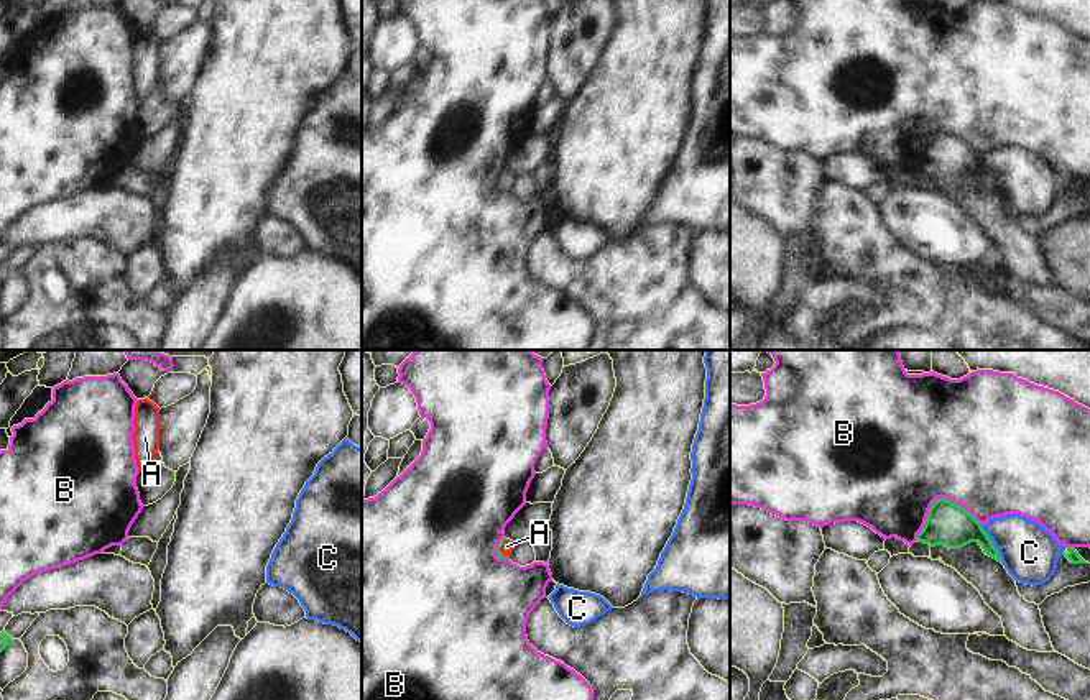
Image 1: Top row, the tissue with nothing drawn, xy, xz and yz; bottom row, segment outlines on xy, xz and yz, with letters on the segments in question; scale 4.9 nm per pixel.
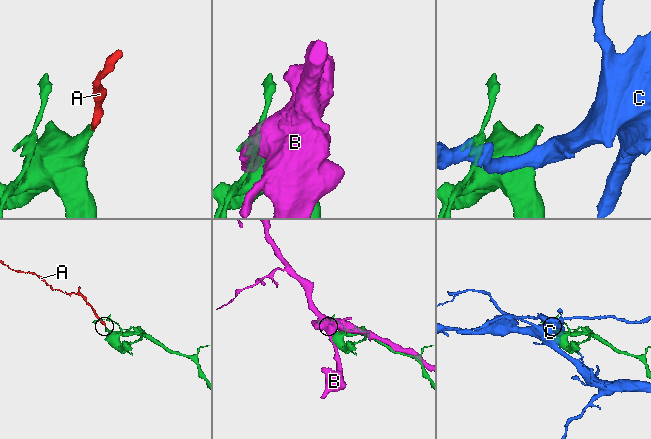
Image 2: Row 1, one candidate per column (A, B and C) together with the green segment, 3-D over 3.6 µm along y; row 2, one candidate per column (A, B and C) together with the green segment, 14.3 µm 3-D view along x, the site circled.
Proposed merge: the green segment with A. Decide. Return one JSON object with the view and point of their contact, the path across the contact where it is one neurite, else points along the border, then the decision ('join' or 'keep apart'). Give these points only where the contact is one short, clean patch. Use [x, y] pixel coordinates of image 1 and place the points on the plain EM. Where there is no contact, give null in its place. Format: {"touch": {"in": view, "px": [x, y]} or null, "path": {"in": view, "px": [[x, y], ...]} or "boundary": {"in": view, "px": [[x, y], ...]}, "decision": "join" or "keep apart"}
{"touch": {"in": "xz", "px": [500, 178]}, "path": {"in": "xz", "px": [[498, 186], [500, 178], [507, 178]]}, "decision": "join"}

